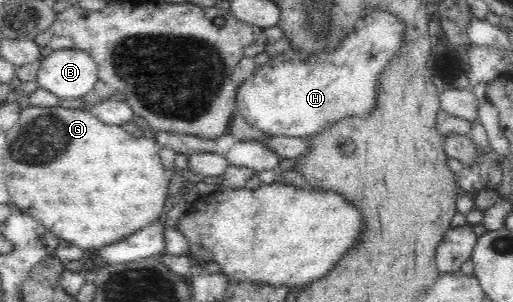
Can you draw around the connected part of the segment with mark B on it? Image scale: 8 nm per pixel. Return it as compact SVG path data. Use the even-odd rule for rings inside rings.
M61 49L41 61L36 81L60 101L75 101L89 94L100 80L98 66L91 55L85 51Z

